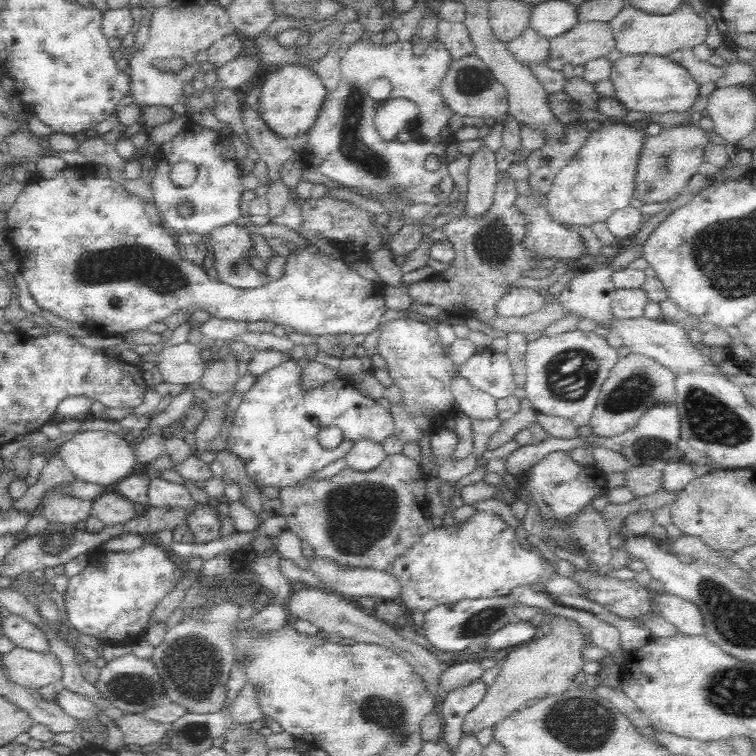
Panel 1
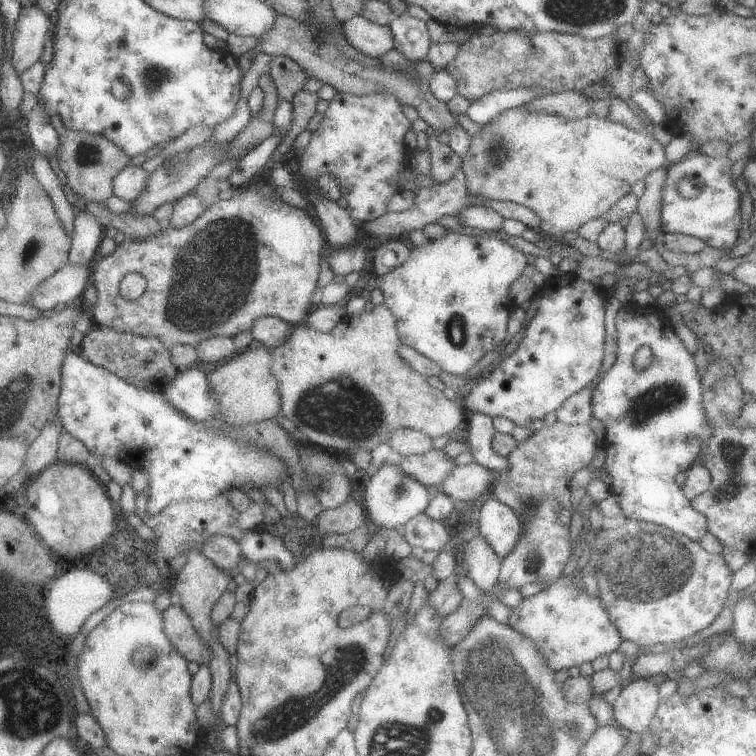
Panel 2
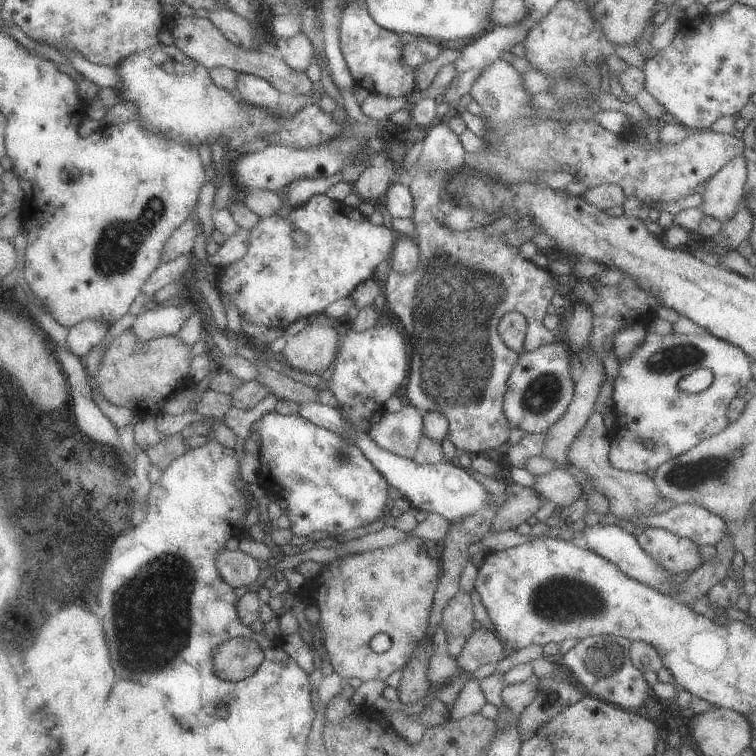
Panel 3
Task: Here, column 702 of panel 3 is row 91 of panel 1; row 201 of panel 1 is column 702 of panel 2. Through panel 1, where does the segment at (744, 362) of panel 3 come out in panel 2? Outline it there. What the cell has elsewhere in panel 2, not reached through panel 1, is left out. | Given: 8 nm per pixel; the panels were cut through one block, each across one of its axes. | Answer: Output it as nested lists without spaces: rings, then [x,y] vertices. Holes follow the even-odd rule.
[[[630,301],[619,307],[615,314],[615,340],[616,358],[597,382],[590,400],[590,415],[603,423],[603,438],[599,444],[605,450],[605,462],[601,468],[611,478],[611,484],[608,484],[610,495],[625,518],[651,522],[693,541],[700,541],[706,532],[705,517],[691,508],[690,500],[675,484],[675,474],[686,471],[697,461],[701,446],[712,432],[704,419],[694,356],[687,352],[666,314],[657,305],[646,308]],[[641,346],[651,350],[652,361],[648,367],[636,371],[632,364],[633,354]],[[692,436],[695,441],[689,440]]]

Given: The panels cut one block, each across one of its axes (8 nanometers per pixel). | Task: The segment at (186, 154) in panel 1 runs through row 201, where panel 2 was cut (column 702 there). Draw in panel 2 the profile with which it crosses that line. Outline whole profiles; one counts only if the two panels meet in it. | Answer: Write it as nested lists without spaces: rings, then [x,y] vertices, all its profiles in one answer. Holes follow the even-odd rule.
[[[689,151],[681,160],[666,164],[665,178],[661,186],[661,206],[659,220],[663,233],[677,233],[698,238],[706,246],[731,248],[737,243],[736,236],[741,228],[741,218],[746,219],[746,208],[739,202],[739,192],[733,186],[731,178],[732,160],[725,158],[711,158],[695,151]],[[687,176],[698,177],[701,190],[693,198],[681,198],[677,194],[675,184]]]

